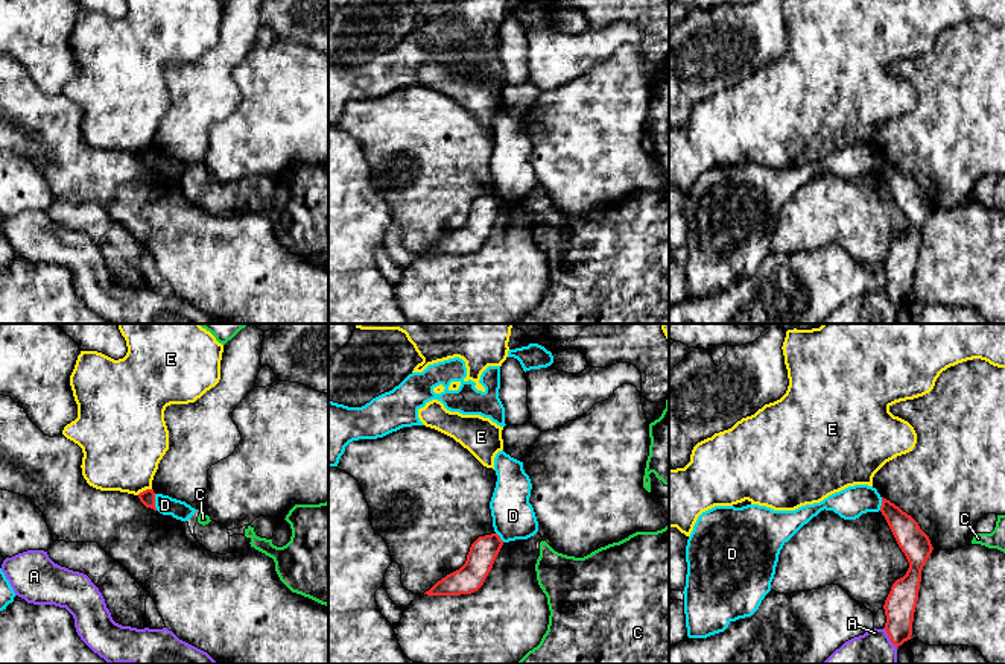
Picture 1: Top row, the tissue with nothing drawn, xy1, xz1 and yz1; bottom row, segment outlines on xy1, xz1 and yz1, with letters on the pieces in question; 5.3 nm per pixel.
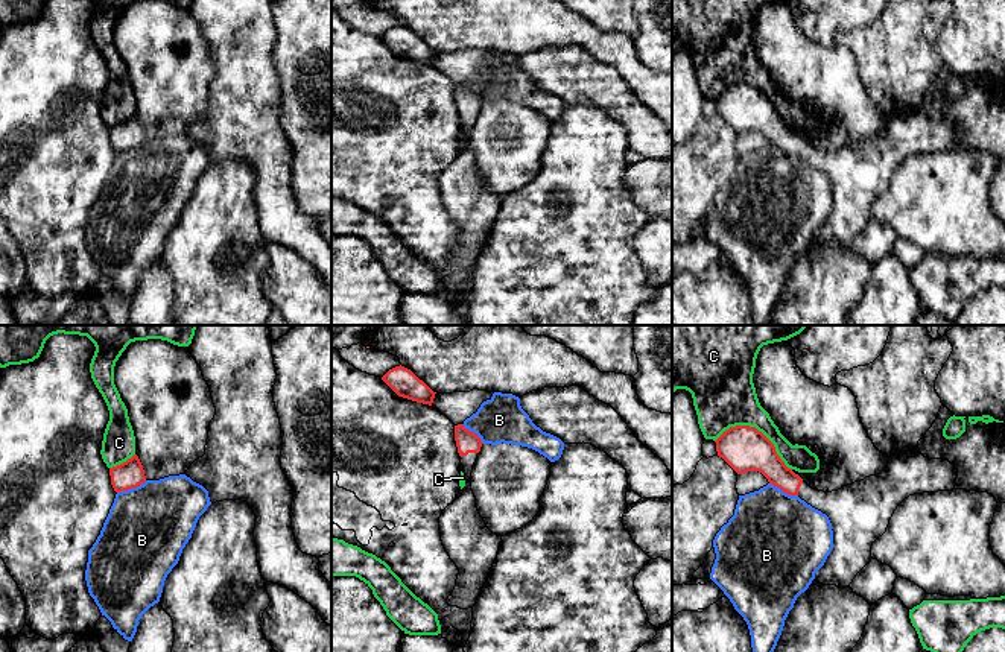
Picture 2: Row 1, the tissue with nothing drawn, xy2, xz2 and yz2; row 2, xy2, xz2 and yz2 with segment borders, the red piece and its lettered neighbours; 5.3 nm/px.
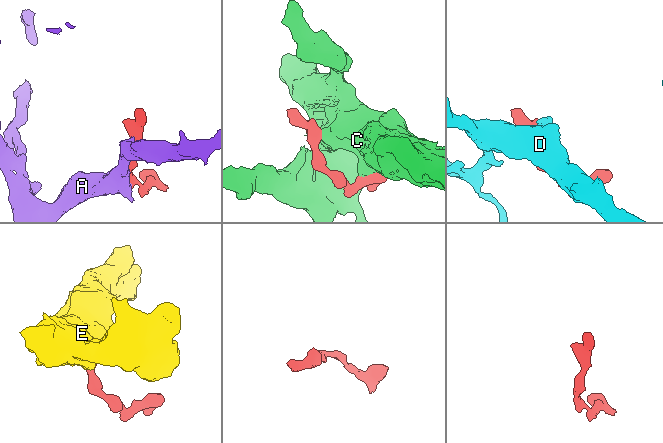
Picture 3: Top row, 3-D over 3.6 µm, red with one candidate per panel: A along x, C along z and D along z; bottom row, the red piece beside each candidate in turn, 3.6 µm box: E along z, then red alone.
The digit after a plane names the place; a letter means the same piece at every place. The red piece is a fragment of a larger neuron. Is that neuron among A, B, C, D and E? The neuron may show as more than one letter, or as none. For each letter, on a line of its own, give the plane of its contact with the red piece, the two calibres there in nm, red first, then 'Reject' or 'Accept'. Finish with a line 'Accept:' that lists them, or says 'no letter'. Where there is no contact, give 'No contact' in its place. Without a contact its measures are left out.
A: Touches red in yz1. Thickness 160 nm (red) against 300 nm. Reject
B: Touches red in xy2. Thickness 150 nm (red) against 440 nm. Reject
C: Touches red in yz2. Thickness 240 nm (red) against 340 nm. Reject
D: Touches red in xy1. Thickness 80 nm (red) against 100 nm. Reject
E: Touches red in xy1. Thickness 80 nm (red) against 420 nm. Reject
Accept: no letter

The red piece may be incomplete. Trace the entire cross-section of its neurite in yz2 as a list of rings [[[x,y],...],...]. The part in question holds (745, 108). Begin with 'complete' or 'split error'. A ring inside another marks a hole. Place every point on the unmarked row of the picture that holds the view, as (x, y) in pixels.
split error | [[[736,85],[716,100],[718,116],[737,134],[762,132],[789,155],[798,155],[826,173],[832,182],[833,208],[815,233],[823,245],[850,246],[873,219],[873,202],[886,191],[897,166],[914,154],[953,150],[958,129],[946,119],[924,117],[909,109],[889,117],[886,128],[838,150],[810,147],[785,125],[774,103],[756,87]]]

